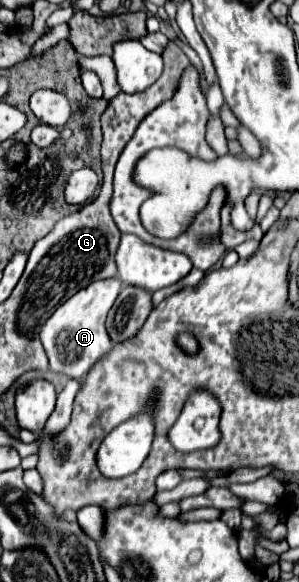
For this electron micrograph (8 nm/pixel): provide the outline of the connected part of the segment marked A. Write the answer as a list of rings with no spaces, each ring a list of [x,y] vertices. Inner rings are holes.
[[[118,279],[110,281],[94,281],[88,287],[80,289],[76,295],[72,295],[66,303],[62,303],[42,325],[40,339],[46,349],[50,371],[62,373],[70,379],[84,379],[86,373],[92,369],[94,363],[104,359],[108,351],[112,349],[112,341],[106,333],[106,313],[114,305],[118,293],[120,293]]]

